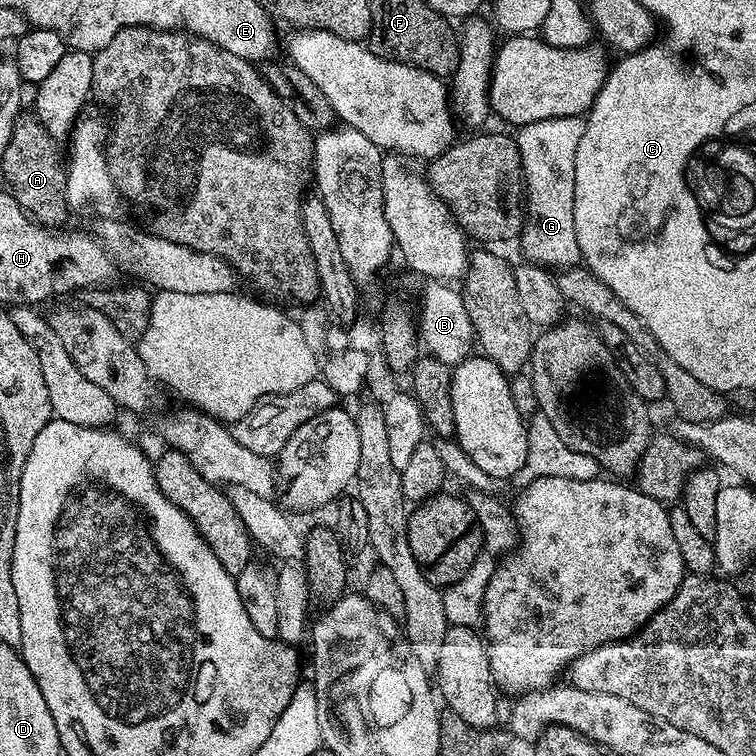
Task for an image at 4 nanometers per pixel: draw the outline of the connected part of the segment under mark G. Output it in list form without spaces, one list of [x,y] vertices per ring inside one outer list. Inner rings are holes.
[[[563,116],[523,125],[514,136],[523,168],[524,227],[518,245],[531,263],[549,270],[581,263],[580,233],[574,222],[574,154],[587,125],[584,116]]]

